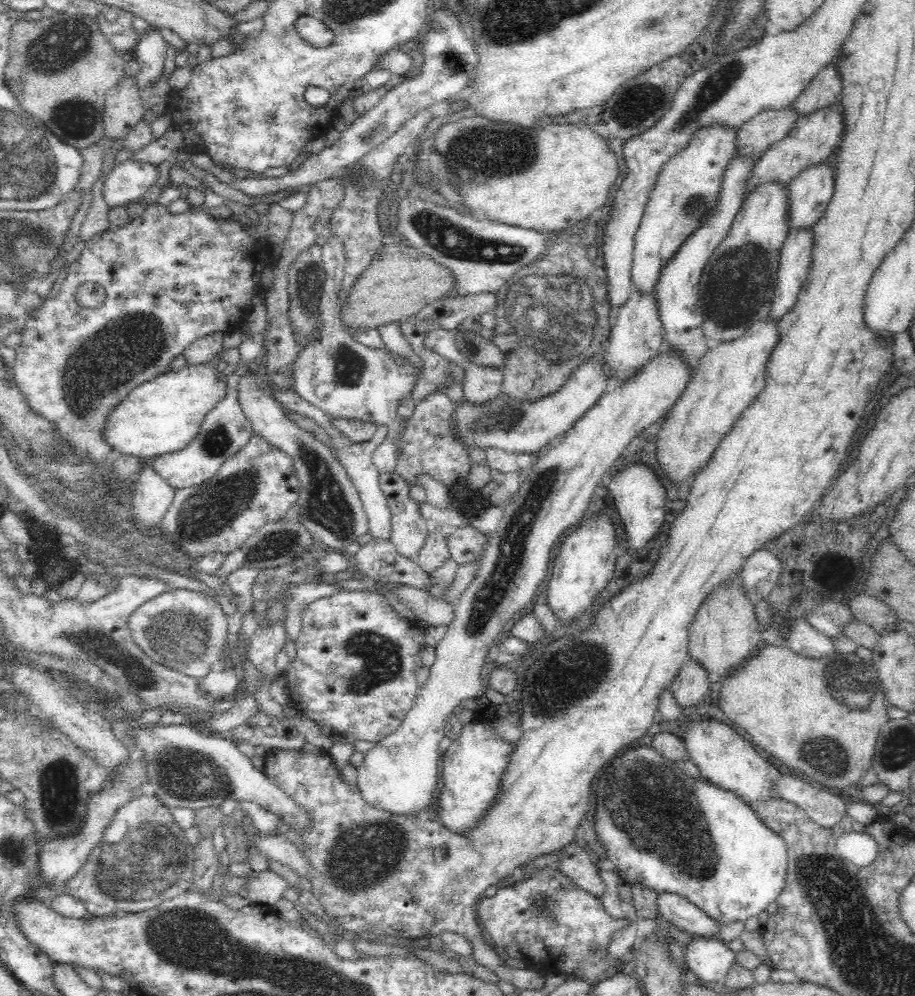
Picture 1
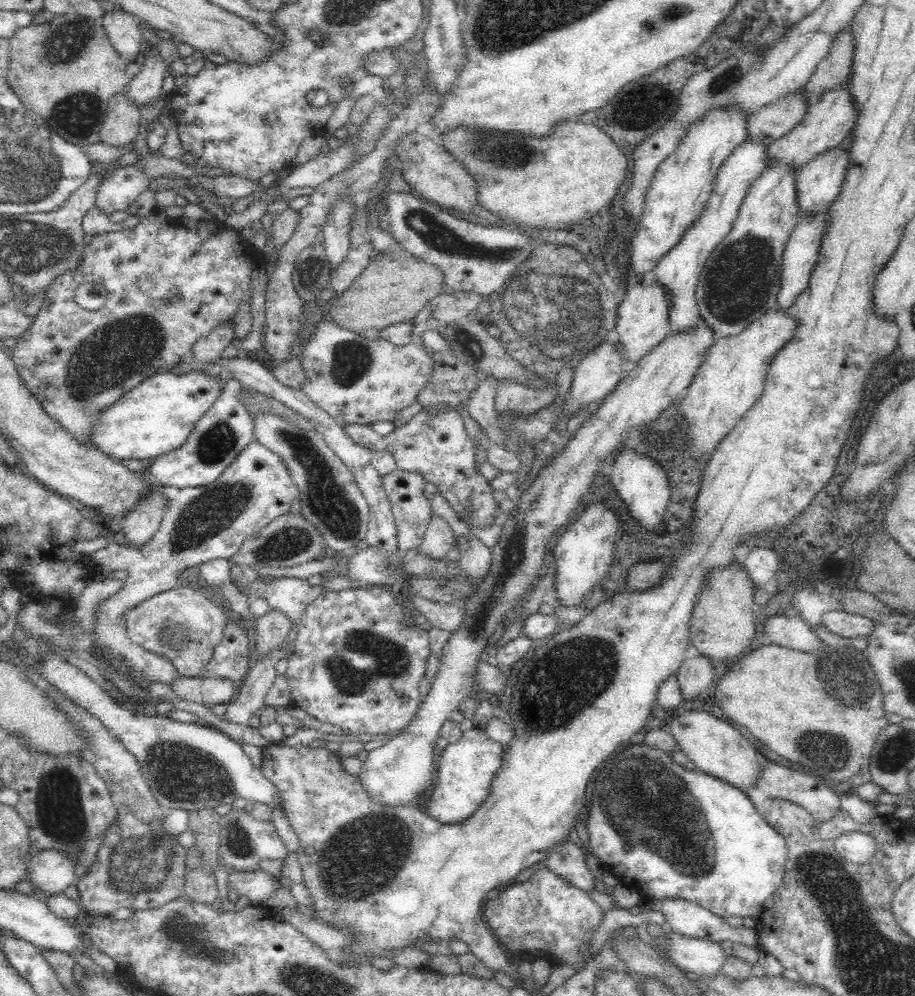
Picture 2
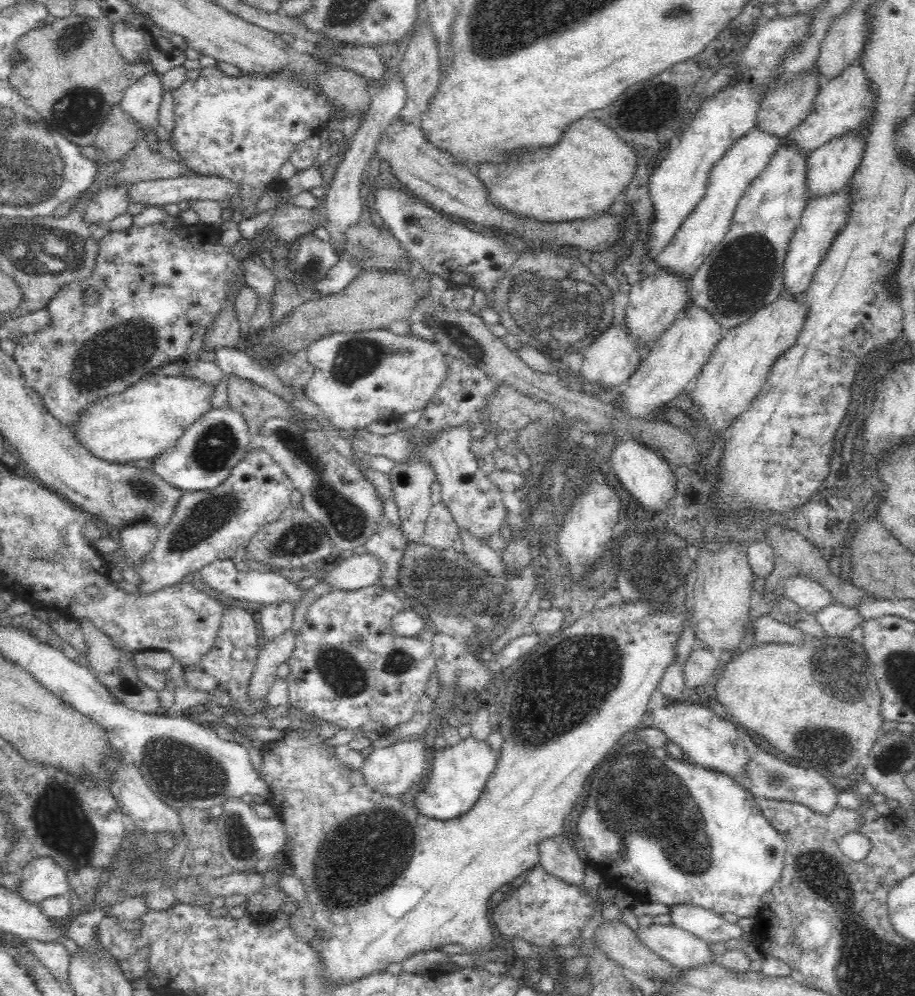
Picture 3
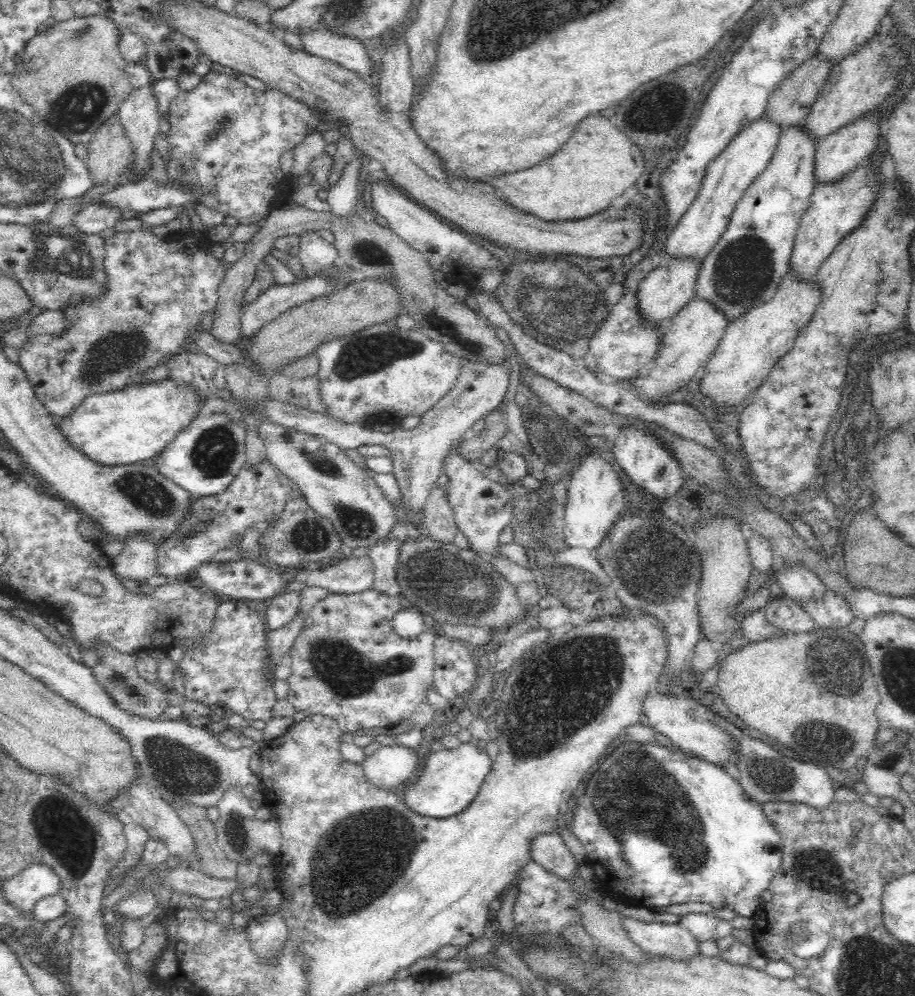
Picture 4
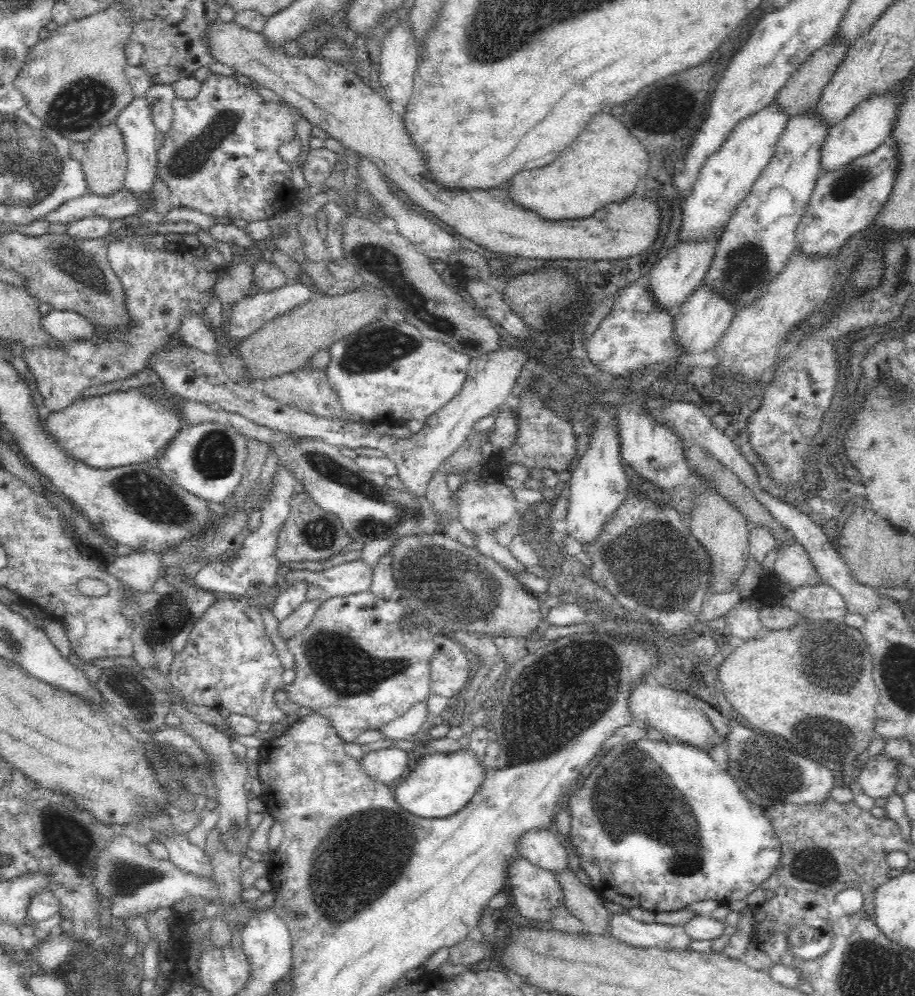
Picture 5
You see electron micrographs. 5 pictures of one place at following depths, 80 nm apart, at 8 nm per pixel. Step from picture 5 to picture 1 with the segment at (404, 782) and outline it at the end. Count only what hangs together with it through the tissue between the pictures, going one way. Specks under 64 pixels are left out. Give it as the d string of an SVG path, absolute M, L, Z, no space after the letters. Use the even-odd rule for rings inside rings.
M491 703L482 714L479 714L479 709L474 709L473 718L462 724L460 734L441 757L442 788L435 810L441 824L452 833L467 835L497 801L502 778L513 753L514 743L504 740L491 725L491 720L495 718L493 707Z

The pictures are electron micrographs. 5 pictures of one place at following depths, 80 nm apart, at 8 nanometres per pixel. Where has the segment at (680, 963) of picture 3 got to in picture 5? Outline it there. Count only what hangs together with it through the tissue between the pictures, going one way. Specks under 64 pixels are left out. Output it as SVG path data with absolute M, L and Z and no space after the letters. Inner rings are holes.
M614 913L609 922L609 930L620 941L638 948L692 950L689 946L693 938L680 925L646 923L628 914Z

